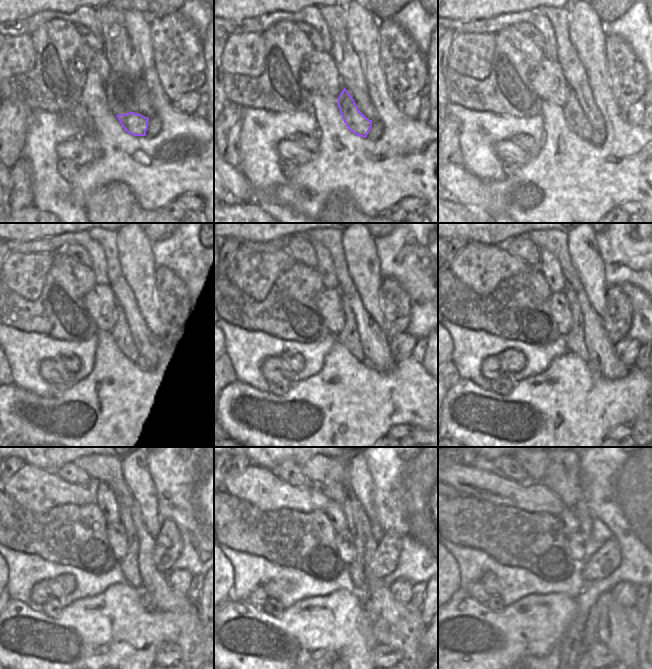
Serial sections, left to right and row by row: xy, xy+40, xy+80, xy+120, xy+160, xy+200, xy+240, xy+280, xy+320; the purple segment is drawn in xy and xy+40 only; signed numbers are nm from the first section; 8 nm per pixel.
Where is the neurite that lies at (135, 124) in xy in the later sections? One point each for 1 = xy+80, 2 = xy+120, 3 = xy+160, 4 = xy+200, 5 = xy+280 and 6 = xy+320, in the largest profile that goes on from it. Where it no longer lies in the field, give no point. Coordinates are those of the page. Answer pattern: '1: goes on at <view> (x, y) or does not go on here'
1: goes on at xy+80 (575, 117)
2: goes on at xy+120 (121, 332)
3: goes on at xy+160 (348, 337)
4: goes on at xy+200 (574, 339)
5: goes on at xy+280 (336, 485)
6: goes on at xy+320 (562, 476)

